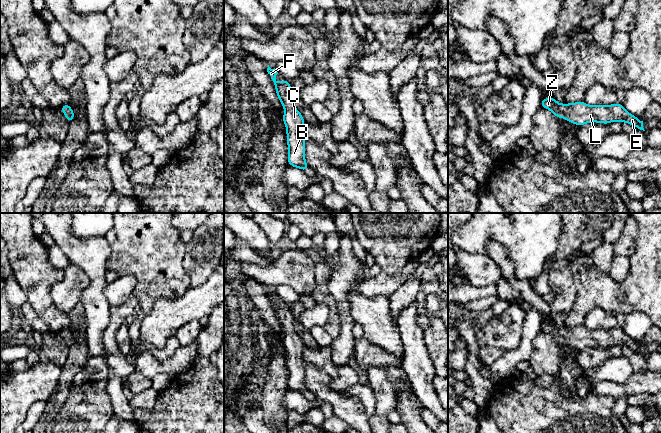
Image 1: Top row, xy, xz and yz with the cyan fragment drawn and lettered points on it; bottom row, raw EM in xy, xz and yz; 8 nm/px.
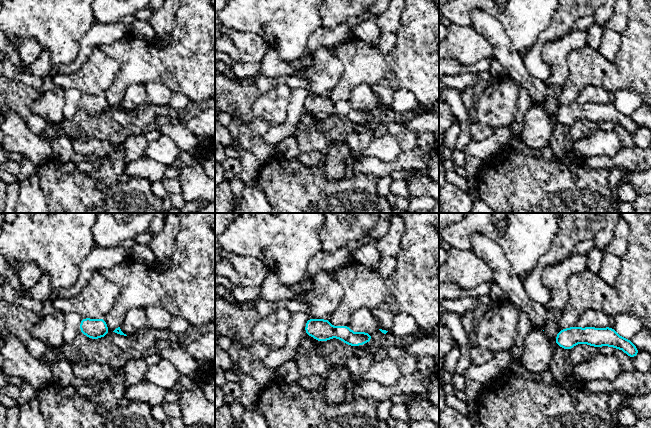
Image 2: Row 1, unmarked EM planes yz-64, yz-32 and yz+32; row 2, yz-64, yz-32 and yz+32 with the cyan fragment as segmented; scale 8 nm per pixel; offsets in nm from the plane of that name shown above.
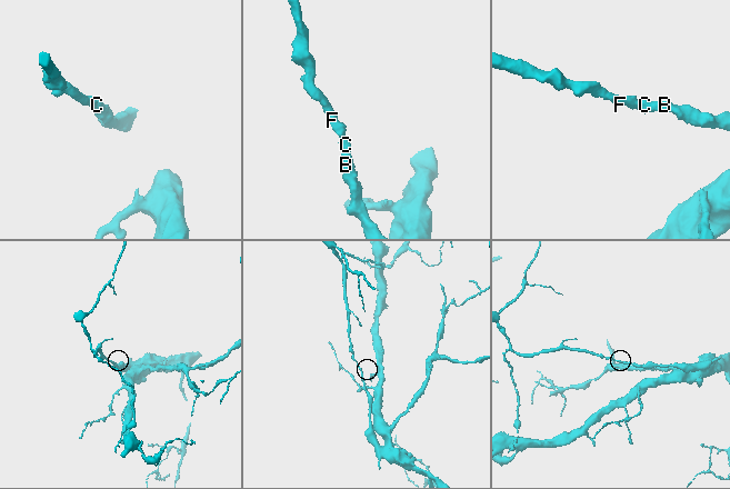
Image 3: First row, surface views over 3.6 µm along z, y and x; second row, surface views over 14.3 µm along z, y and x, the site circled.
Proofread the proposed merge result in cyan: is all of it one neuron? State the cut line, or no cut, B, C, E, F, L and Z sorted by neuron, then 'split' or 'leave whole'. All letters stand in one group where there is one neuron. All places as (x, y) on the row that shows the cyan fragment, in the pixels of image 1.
cut none; groups B C E F L Z; leave whole

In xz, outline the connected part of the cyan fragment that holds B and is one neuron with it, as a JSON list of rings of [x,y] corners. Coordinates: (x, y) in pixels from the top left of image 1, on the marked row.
[[[268,65],[267,72],[274,82],[275,90],[282,106],[285,108],[283,122],[287,128],[287,145],[289,148],[288,164],[298,167],[305,173],[308,171],[308,165],[304,159],[306,140],[303,136],[304,118],[301,113],[293,106],[294,93],[291,90],[288,79],[282,82],[276,82],[277,70],[271,69]]]

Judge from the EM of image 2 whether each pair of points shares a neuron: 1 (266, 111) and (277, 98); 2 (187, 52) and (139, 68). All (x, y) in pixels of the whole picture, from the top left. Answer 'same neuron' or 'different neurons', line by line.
1: same neuron
2: same neuron

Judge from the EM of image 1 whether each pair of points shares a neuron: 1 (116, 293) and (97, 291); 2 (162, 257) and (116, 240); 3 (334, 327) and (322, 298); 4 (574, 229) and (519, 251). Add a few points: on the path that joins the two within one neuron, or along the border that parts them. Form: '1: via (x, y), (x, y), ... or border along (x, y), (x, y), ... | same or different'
1: border along (107, 283), (104, 289), (104, 296), (111, 307) | different
2: via (151, 250), (141, 240), (127, 240) | same
3: via (333, 320), (332, 307), (329, 304) | same
4: border along (563, 223), (558, 247), (552, 254) | different

